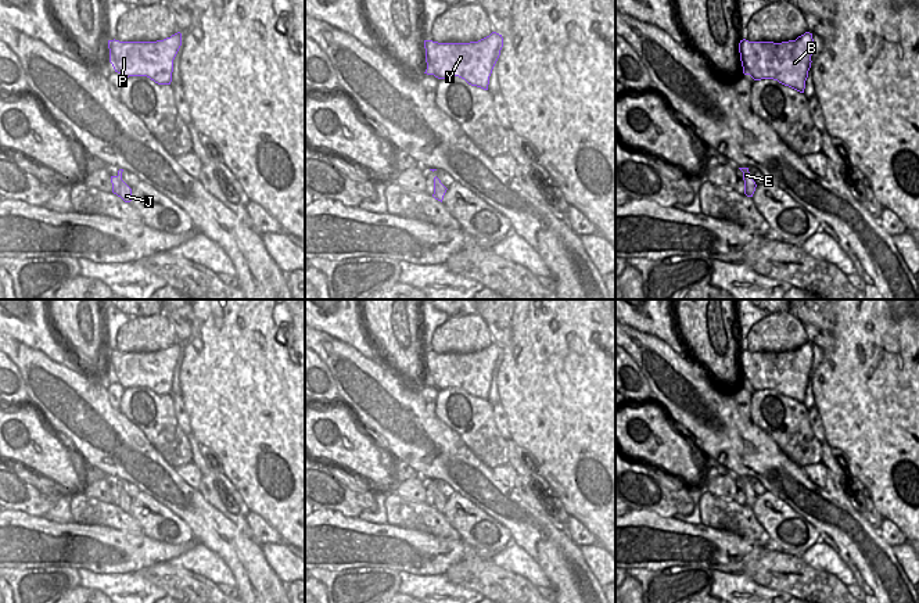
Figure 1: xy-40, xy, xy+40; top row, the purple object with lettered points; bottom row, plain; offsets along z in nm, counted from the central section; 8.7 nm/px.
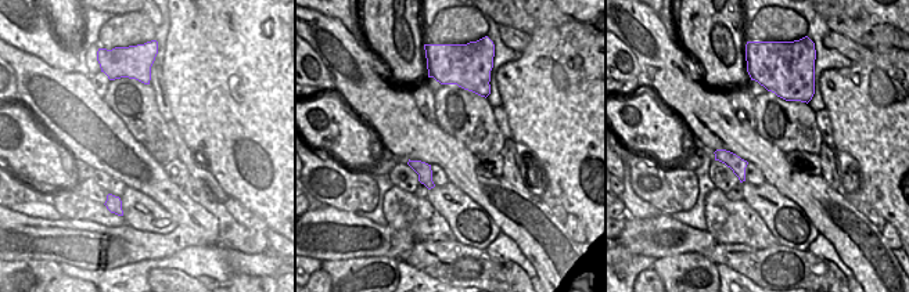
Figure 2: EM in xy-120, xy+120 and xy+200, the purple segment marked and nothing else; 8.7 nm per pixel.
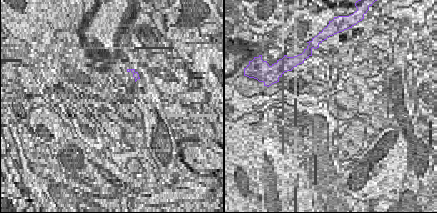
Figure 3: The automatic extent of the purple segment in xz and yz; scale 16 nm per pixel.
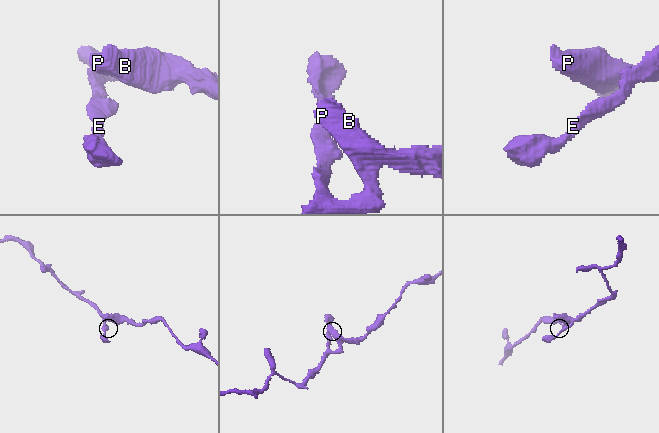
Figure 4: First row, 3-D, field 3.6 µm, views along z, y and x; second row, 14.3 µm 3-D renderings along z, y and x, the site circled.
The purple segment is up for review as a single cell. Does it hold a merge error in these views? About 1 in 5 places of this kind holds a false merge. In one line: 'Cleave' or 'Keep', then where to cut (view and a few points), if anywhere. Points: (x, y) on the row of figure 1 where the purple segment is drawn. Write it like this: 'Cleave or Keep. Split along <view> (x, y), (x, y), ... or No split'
Keep. No split.

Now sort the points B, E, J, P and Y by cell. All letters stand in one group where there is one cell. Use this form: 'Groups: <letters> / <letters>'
Groups: B E J P Y.

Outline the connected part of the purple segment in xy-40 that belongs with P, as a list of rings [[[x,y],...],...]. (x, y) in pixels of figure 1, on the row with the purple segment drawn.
[[[182,33],[157,42],[108,40],[110,62],[125,79],[147,76],[158,85],[170,85],[173,60],[182,46]]]

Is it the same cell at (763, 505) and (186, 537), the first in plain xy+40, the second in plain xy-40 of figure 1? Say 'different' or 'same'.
same

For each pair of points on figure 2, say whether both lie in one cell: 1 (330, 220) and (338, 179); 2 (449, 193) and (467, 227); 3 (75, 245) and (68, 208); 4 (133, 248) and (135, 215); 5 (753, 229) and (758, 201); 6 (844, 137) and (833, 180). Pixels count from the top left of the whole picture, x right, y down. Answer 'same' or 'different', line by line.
1: different
2: same
3: different
4: different
5: different
6: different

